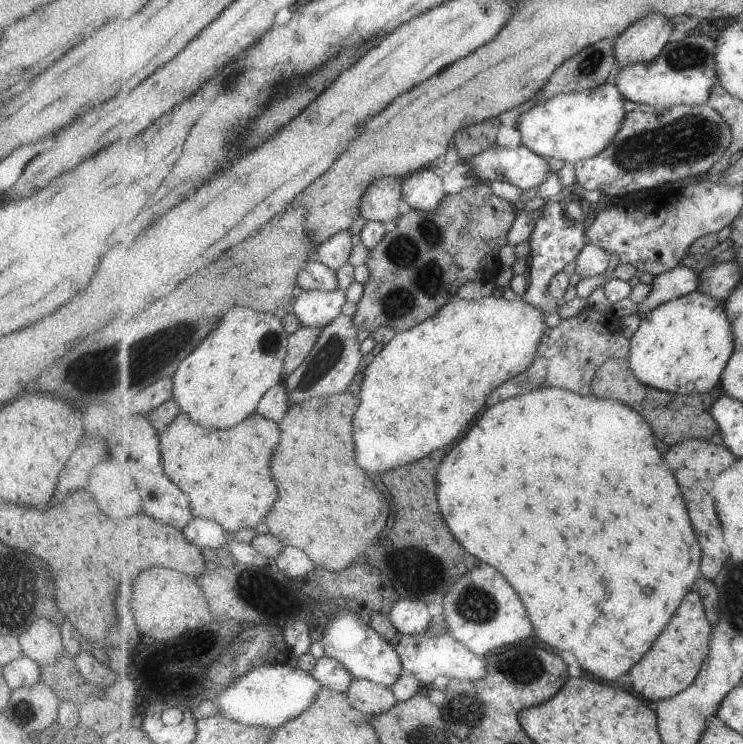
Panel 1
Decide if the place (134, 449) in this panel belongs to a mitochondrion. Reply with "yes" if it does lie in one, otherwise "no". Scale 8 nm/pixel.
no

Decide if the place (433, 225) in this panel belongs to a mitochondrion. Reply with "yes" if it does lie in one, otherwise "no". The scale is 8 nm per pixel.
yes

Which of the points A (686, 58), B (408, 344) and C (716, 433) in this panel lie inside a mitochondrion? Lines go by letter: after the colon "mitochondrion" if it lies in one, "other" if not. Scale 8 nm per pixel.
A: mitochondrion
B: other
C: other

